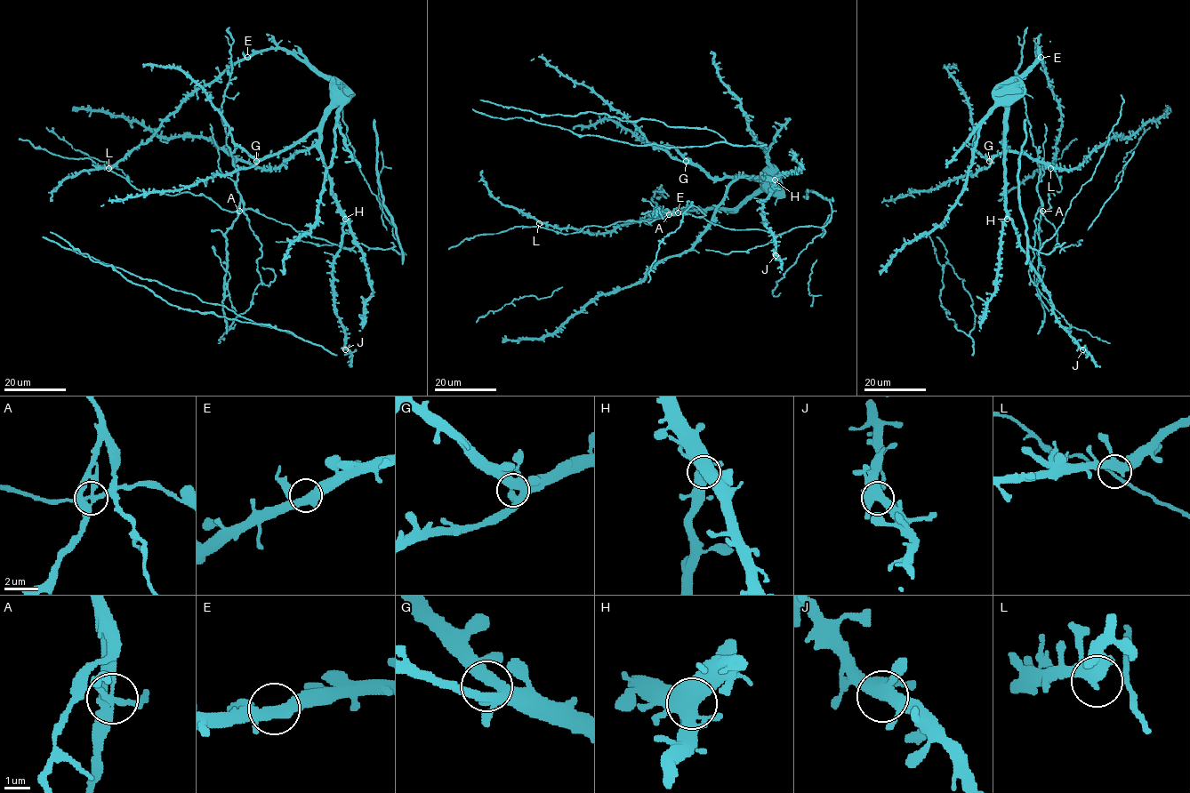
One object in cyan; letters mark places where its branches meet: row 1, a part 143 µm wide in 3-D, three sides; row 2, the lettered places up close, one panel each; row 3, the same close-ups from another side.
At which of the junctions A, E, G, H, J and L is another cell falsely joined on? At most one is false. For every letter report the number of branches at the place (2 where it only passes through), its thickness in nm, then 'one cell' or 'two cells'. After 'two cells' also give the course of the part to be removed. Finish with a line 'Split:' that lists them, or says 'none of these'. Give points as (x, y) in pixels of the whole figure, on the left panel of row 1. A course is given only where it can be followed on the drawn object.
A: 4 branches meet; 320 nm thick; two cells; foreign part runs (239, 211), (241, 202), (250, 228), (261, 244), (261, 255), (257, 260), (261, 283), (251, 307), (218, 342)
E: 4 branches meet; 400 nm thick; one cell
G: 4 branches meet; 400 nm thick; one cell
H: 4 branches meet; 500 nm thick; one cell
J: 4 branches meet; 440 nm thick; one cell
L: 4 branches meet; 360 nm thick; one cell
Split: A

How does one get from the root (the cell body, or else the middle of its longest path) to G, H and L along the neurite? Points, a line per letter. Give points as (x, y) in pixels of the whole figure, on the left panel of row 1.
G: (249, 58), (269, 49), (287, 49), (331, 82), (331, 104), (325, 110), (319, 125), (285, 149), (256, 161)
H: (249, 58), (269, 49), (287, 49), (331, 82), (331, 105), (321, 130), (320, 156), (330, 193), (345, 219)
L: (249, 58), (231, 63), (212, 81), (196, 87), (145, 142), (132, 148), (108, 168)

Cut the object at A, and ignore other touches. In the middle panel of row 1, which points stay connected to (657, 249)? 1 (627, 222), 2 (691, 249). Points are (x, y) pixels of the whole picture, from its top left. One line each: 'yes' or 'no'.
1: no
2: no

